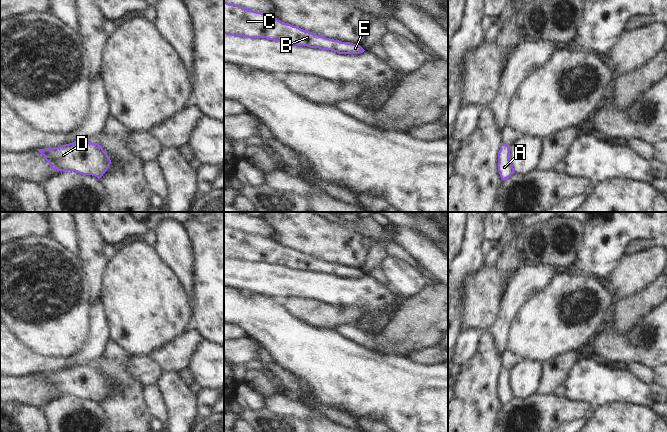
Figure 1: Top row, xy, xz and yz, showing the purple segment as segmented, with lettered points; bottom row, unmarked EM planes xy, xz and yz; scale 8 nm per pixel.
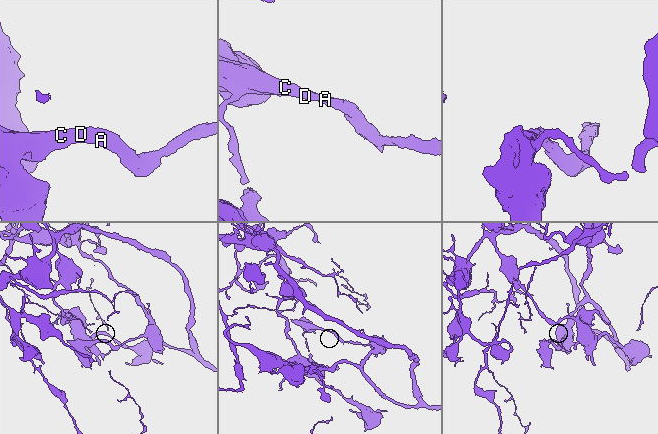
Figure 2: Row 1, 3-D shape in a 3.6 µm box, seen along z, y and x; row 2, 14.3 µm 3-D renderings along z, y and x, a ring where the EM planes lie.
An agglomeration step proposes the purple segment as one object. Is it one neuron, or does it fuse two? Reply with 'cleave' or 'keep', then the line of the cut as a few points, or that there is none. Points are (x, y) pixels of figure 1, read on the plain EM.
keep; cut none

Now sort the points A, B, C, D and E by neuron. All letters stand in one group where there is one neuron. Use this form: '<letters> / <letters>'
A B C D E

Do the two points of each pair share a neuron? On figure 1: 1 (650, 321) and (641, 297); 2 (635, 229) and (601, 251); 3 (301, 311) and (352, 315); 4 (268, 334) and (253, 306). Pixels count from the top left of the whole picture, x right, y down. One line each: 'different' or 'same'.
1: different
2: same
3: same
4: same

